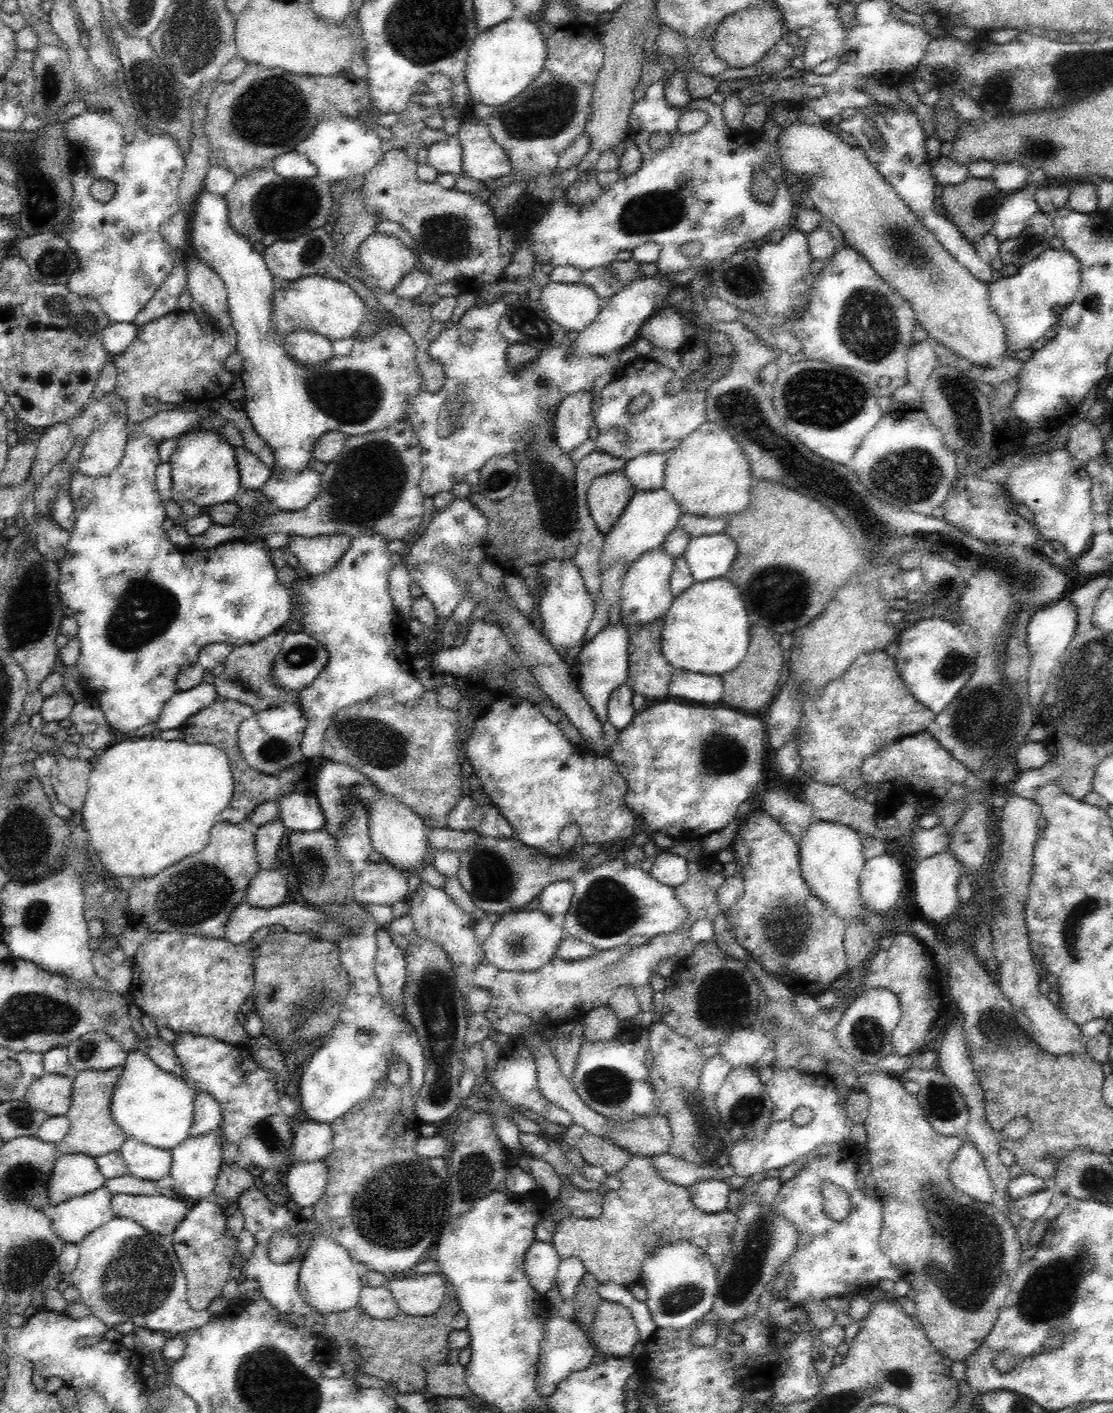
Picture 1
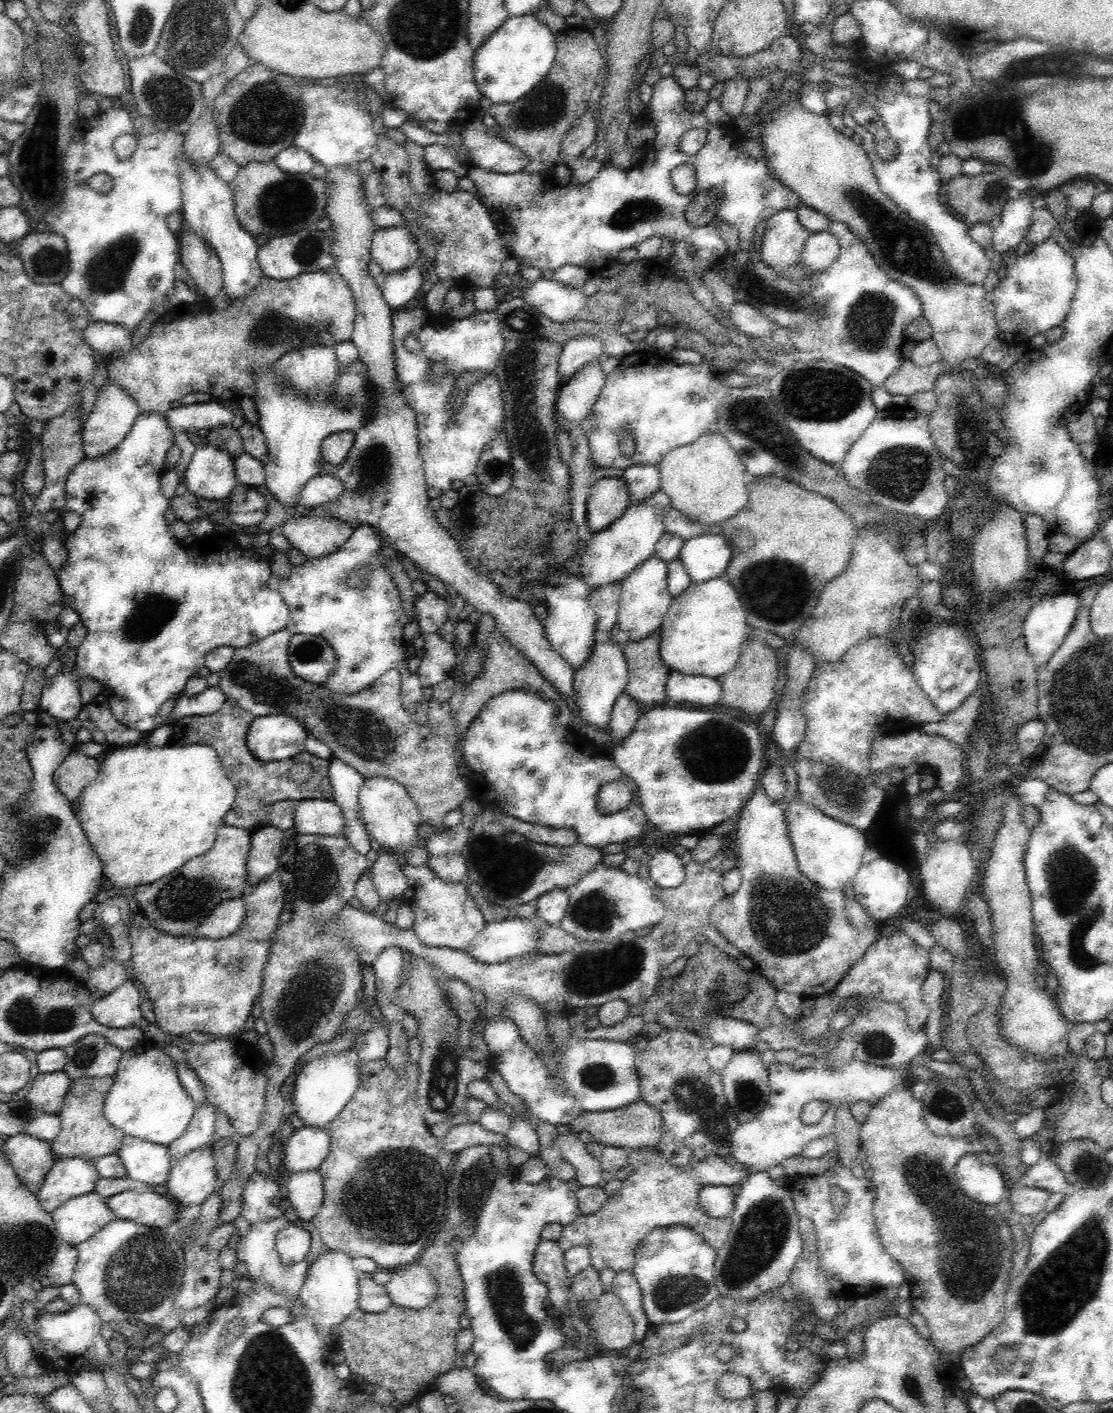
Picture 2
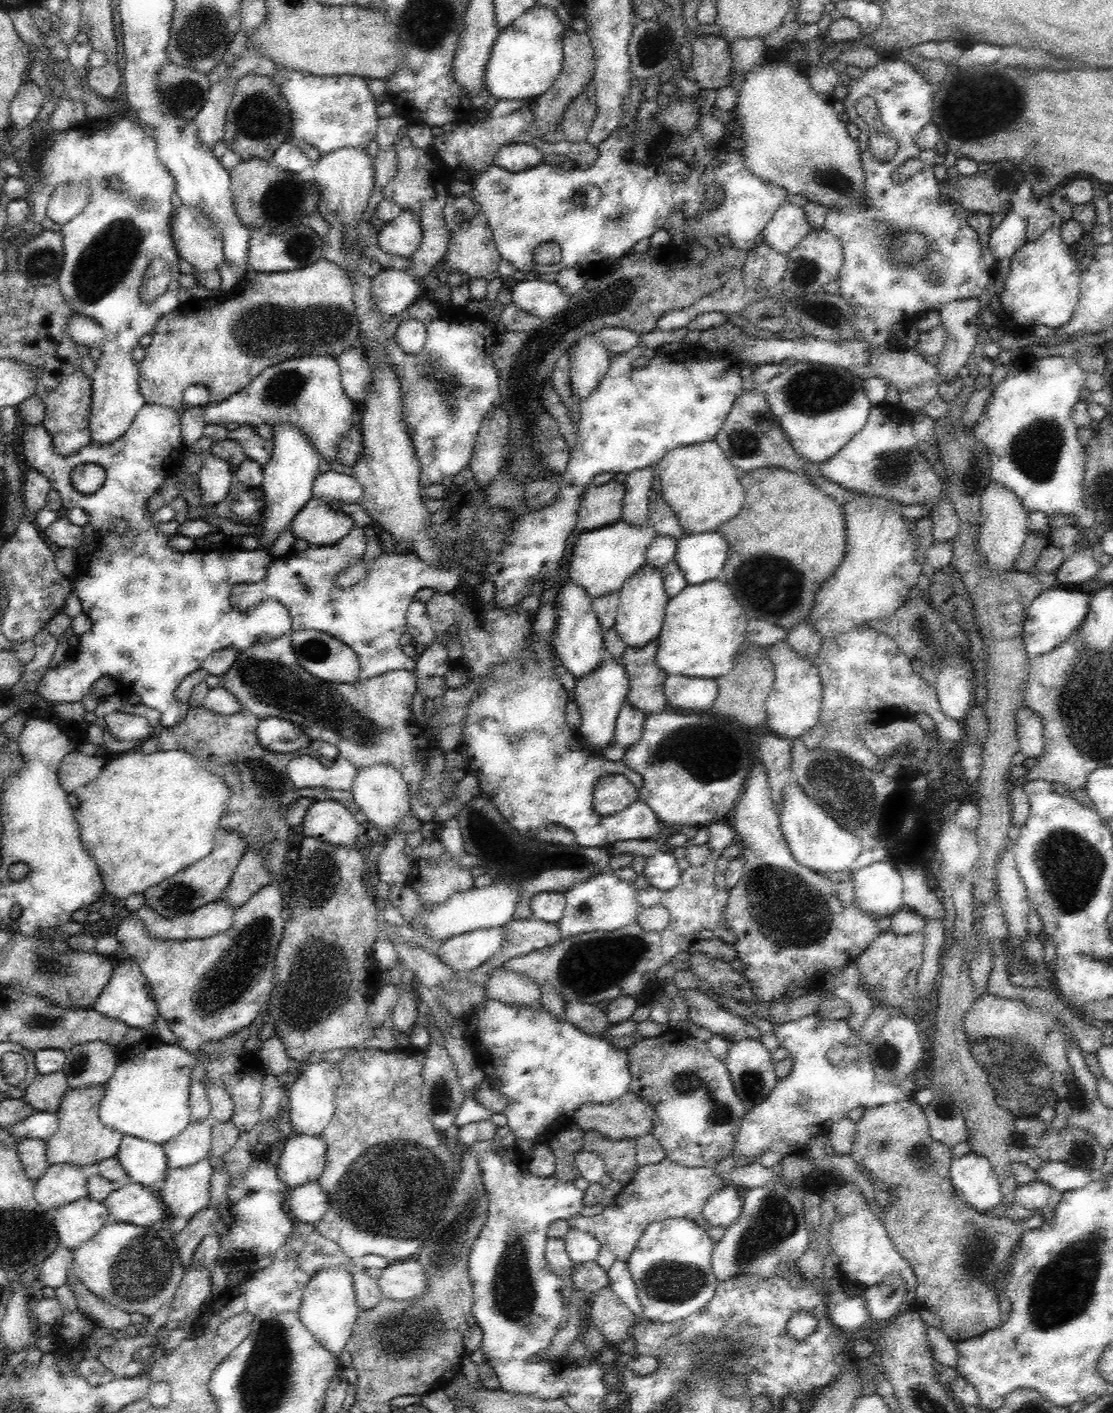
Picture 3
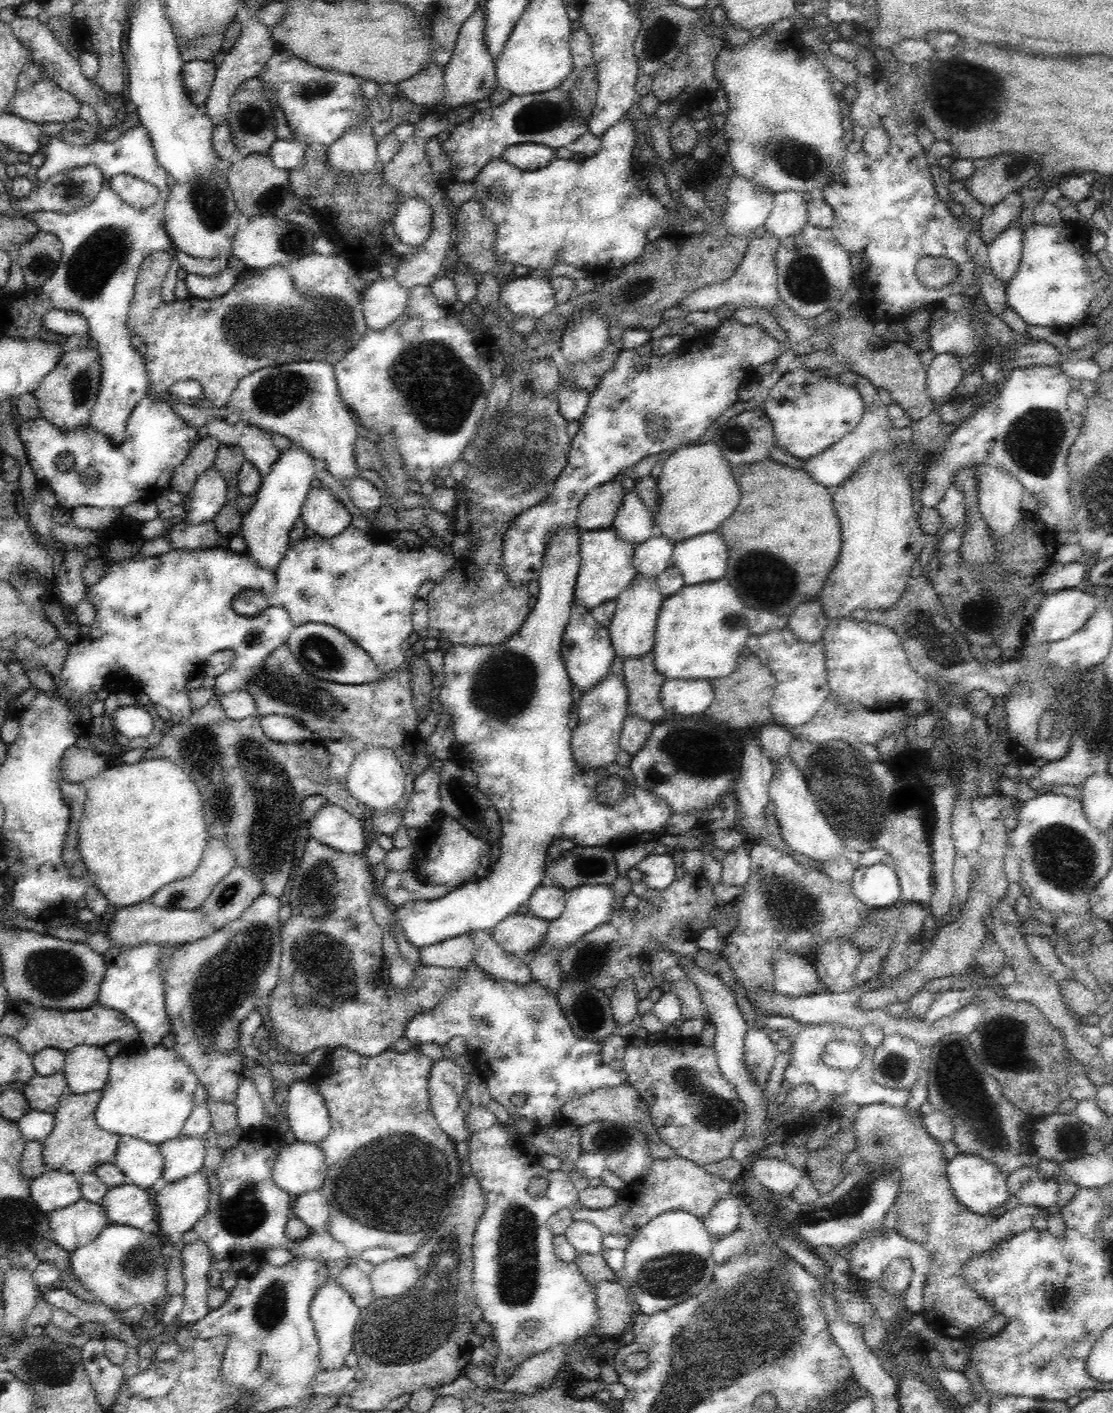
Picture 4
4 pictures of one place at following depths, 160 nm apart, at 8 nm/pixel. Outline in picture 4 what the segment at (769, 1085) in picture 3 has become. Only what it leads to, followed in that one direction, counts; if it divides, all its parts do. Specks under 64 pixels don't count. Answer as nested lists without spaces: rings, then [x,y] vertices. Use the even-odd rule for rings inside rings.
[[[752,1026],[746,1032],[744,1040],[744,1059],[750,1075],[754,1077],[759,1088],[769,1079],[778,1056],[774,1042],[769,1036],[770,1030],[764,1027],[762,1030]]]

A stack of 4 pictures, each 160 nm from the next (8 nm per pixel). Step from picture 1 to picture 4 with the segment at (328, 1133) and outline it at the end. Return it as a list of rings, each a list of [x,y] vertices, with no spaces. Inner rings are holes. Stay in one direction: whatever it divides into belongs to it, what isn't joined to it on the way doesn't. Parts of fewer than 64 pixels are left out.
[[[295,1141],[277,1154],[271,1173],[273,1181],[287,1193],[298,1196],[318,1191],[327,1173],[324,1151],[319,1144]]]

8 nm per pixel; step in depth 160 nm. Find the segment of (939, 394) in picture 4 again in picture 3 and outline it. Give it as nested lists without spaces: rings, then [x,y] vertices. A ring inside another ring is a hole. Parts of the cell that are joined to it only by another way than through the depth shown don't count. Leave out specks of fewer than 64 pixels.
[[[958,299],[951,300],[943,304],[937,311],[940,313],[941,325],[944,326],[947,332],[947,339],[941,352],[933,360],[938,369],[937,379],[943,382],[950,382],[954,378],[958,378],[962,366],[966,366],[966,361],[970,353],[974,350],[978,338],[984,333],[983,322],[979,318],[981,311],[980,302],[978,299]]]

